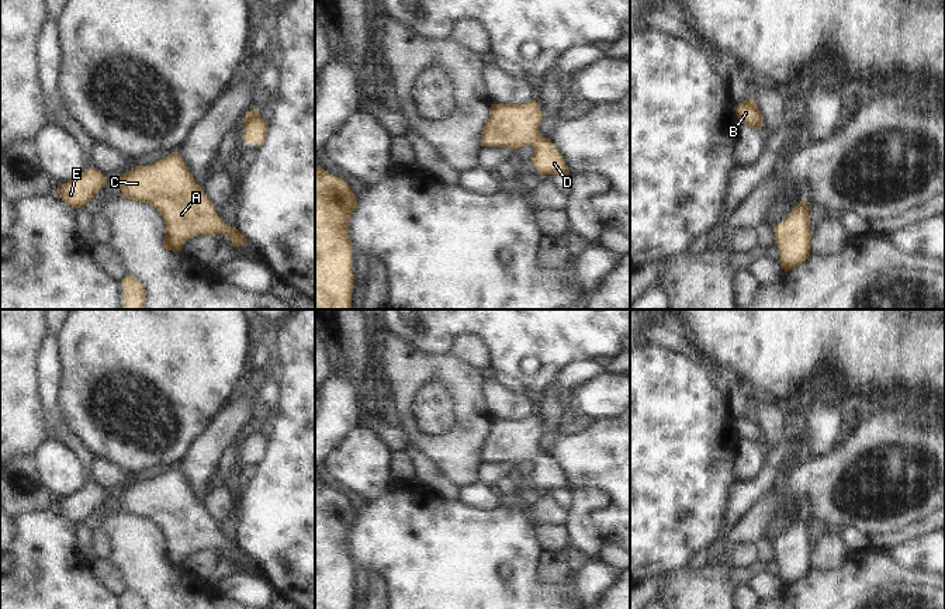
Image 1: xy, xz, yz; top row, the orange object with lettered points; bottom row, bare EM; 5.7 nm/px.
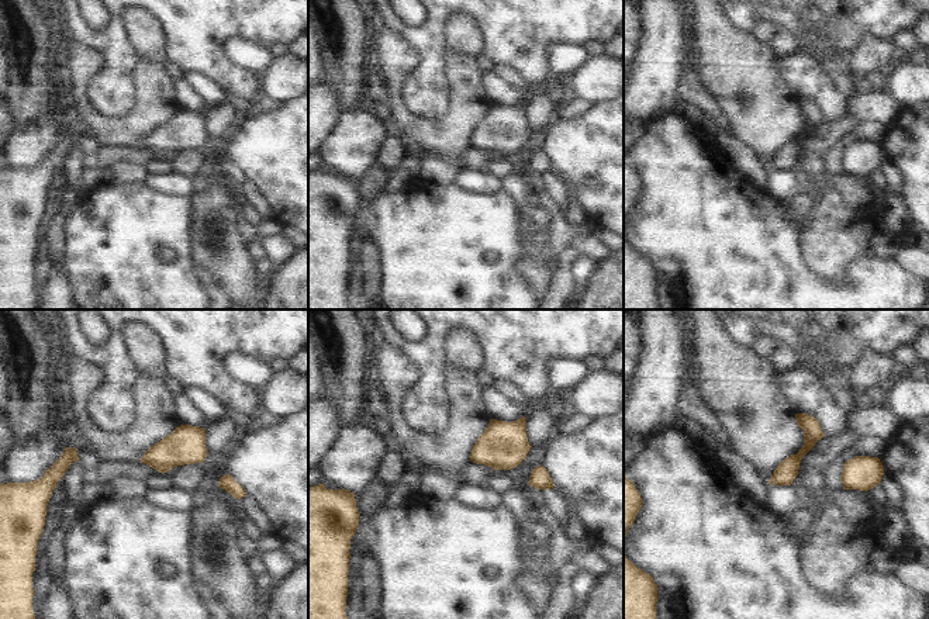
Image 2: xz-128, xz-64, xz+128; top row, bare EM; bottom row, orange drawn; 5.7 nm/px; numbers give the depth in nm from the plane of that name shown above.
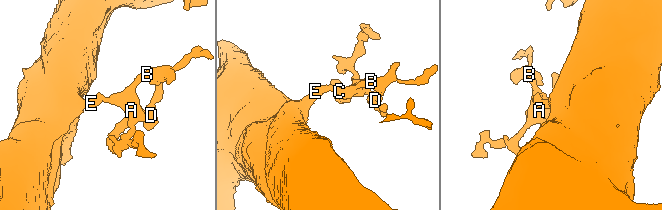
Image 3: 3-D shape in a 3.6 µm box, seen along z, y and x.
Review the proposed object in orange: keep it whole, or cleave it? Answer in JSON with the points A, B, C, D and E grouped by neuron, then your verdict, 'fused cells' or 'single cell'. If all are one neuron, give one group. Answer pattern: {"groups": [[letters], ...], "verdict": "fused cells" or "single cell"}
{"groups": [["A", "B", "C", "D", "E"]], "verdict": "single cell"}

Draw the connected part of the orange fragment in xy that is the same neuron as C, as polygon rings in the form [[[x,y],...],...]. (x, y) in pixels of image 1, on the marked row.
[[[179,152],[148,166],[132,167],[120,176],[117,184],[121,195],[159,211],[166,224],[163,248],[167,250],[180,252],[186,241],[204,233],[215,236],[222,232],[231,238],[233,248],[248,241],[218,217]]]

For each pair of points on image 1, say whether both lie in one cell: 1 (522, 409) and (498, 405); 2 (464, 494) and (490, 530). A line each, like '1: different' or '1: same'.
1: same
2: different

